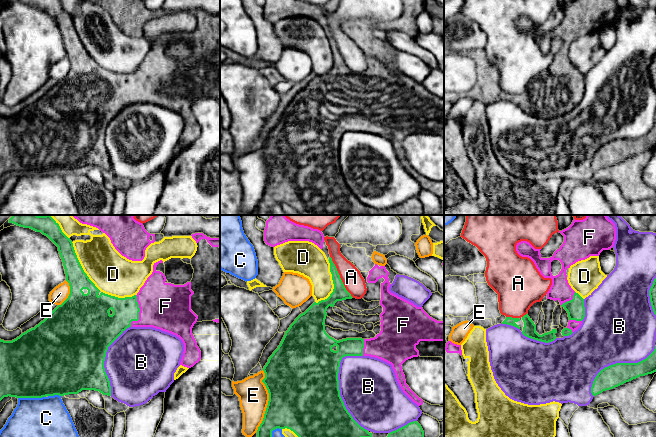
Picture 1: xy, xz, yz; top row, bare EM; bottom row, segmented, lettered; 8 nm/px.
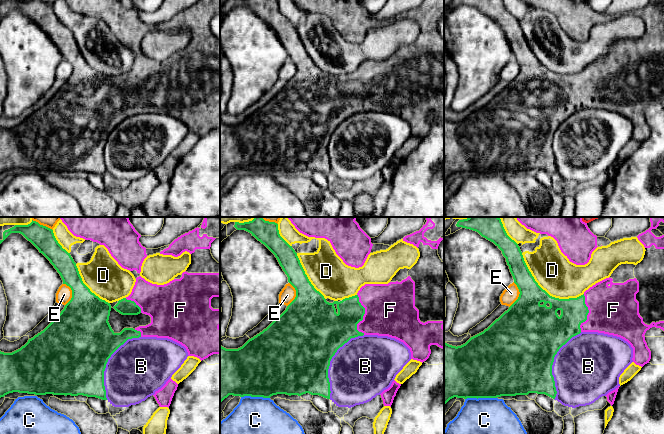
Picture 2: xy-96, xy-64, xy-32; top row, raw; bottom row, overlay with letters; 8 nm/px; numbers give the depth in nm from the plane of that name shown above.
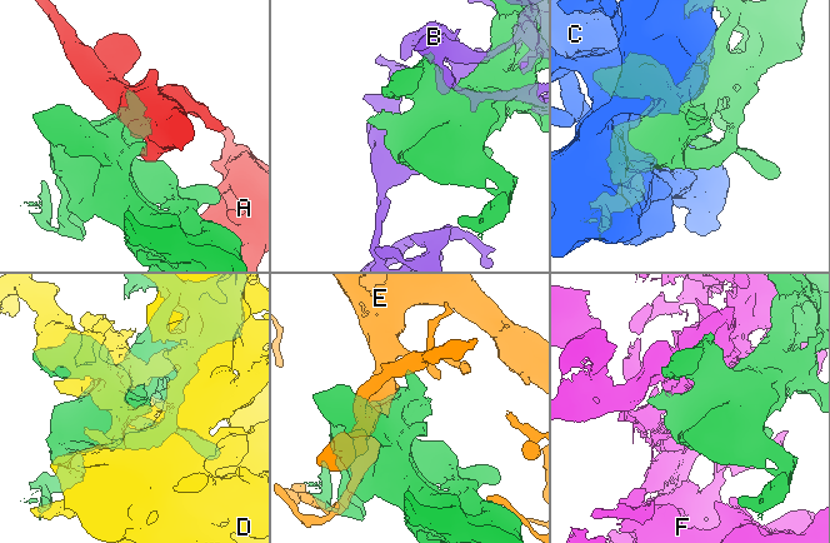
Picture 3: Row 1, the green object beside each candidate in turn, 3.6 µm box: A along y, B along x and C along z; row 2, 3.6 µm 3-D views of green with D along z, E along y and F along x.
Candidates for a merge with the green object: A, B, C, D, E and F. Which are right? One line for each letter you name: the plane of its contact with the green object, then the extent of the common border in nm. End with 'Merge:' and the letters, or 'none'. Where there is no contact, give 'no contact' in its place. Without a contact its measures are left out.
F: xy | 260 nm
Merge: F

